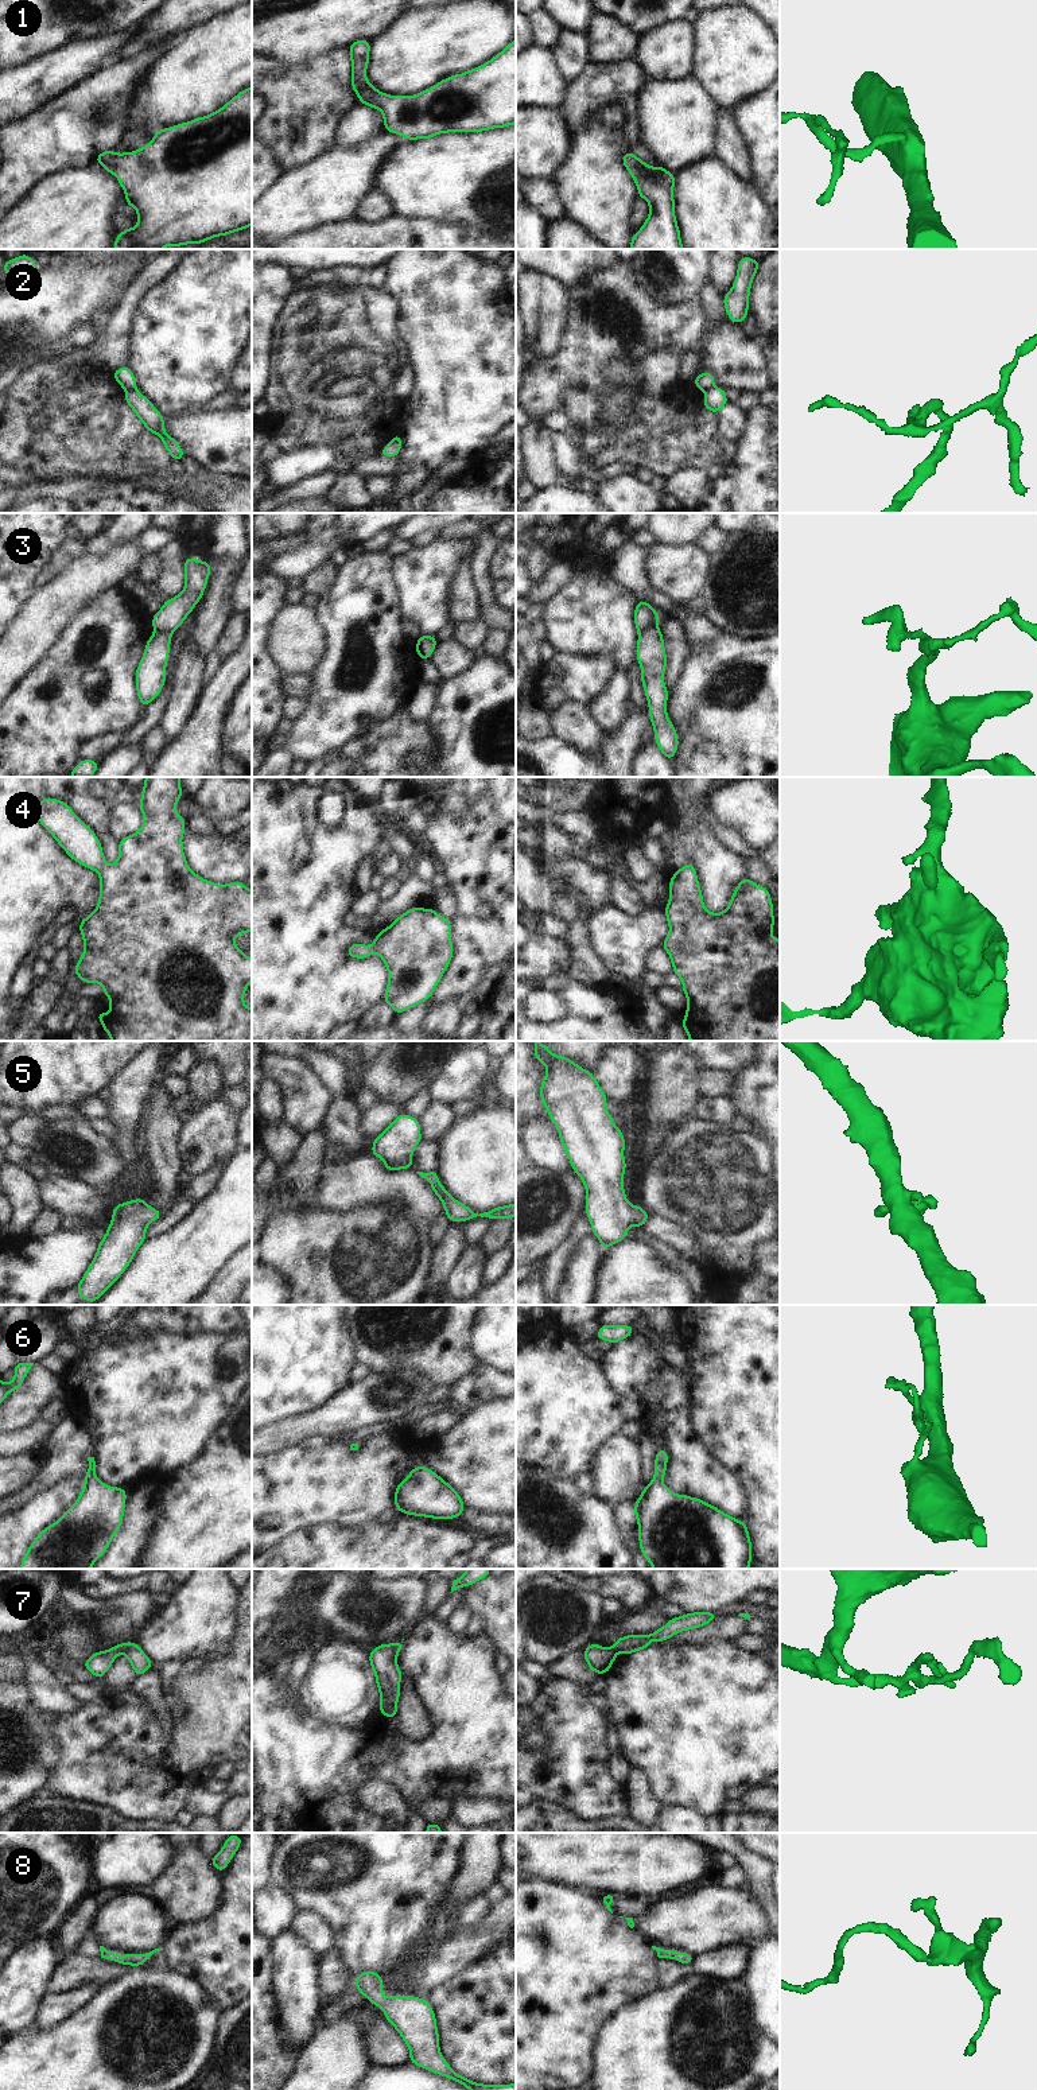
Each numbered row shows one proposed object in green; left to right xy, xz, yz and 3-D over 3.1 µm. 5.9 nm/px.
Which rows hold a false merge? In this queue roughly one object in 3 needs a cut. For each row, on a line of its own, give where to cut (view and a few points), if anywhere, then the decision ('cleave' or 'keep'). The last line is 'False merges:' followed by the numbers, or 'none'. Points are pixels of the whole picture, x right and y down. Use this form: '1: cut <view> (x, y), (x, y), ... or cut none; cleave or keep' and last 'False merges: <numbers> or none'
1: cut none; keep
2: cut xy (135, 388), (125, 391); cleave
3: cut yz (657, 621), (639, 633); cleave
4: cut none; keep
5: cut none; keep
6: cut none; keep
7: cut xy (134, 1642), (124, 1653); cleave
8: cut none; keep
False merges: 2, 3, 7

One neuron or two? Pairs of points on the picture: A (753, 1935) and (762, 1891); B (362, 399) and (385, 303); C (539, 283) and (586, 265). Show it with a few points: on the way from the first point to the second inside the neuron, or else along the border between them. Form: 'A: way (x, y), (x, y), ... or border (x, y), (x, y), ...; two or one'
A: border (760, 1902), (765, 1914); two
B: way (362, 375), (362, 327); one
C: border (529, 270), (552, 276), (564, 288); two

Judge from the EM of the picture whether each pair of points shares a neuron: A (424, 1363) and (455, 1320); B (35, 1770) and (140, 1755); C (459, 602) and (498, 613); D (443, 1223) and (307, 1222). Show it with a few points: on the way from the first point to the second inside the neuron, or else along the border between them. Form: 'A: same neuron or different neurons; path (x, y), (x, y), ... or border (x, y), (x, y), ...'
A: same neuron; path (435, 1352), (437, 1340), (445, 1331)
B: different neurons; border (53, 1735), (57, 1743), (57, 1762), (42, 1790)
C: different neurons; border (469, 577), (477, 595), (477, 609), (481, 618)
D: different neurons; border (432, 1219), (428, 1227), (428, 1239), (435, 1244)

